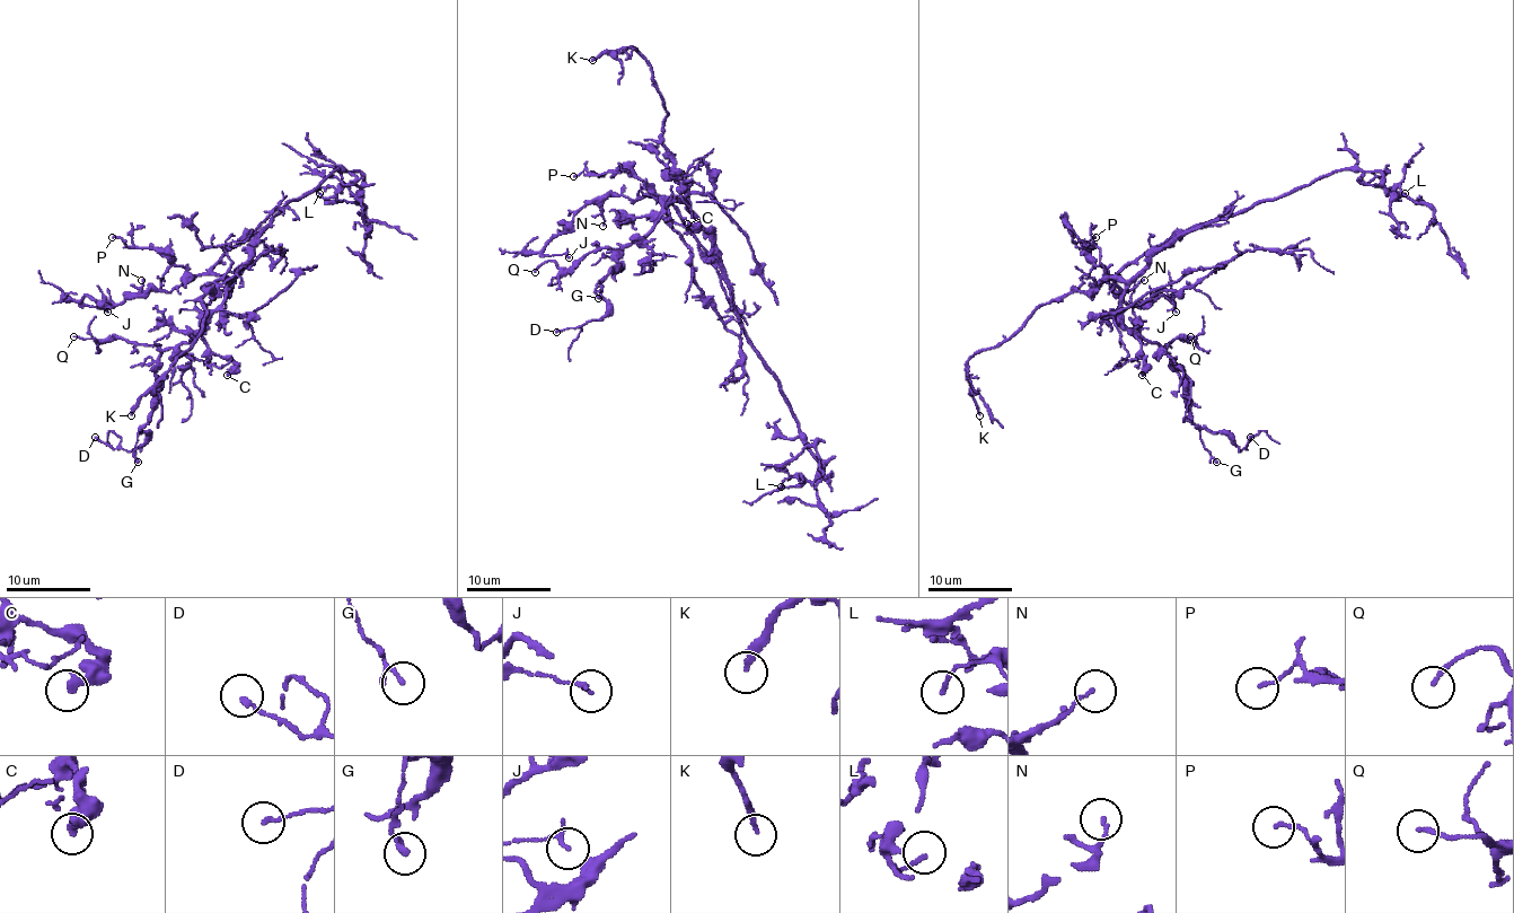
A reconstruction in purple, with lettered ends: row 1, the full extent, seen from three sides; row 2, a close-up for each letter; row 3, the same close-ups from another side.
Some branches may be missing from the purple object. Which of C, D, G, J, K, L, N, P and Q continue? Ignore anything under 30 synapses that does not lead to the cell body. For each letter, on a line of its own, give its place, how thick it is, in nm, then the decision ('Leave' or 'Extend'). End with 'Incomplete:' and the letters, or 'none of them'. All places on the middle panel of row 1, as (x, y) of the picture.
C: Place: (687, 224). Thickness 320 nm. Leave
D: Place: (556, 332). Thickness 160 nm. Leave
G: Place: (598, 298). Thickness 110 nm. Leave
J: Place: (569, 257). Thickness 160 nm. Leave
K: Place: (592, 60). Thickness 190 nm. Extend
L: Place: (781, 486). Thickness 150 nm. Leave
N: Place: (603, 226). Thickness 120 nm. Leave
P: Place: (573, 176). Thickness 110 nm. Leave
Q: Place: (535, 272). Thickness 140 nm. Leave
Incomplete: K

